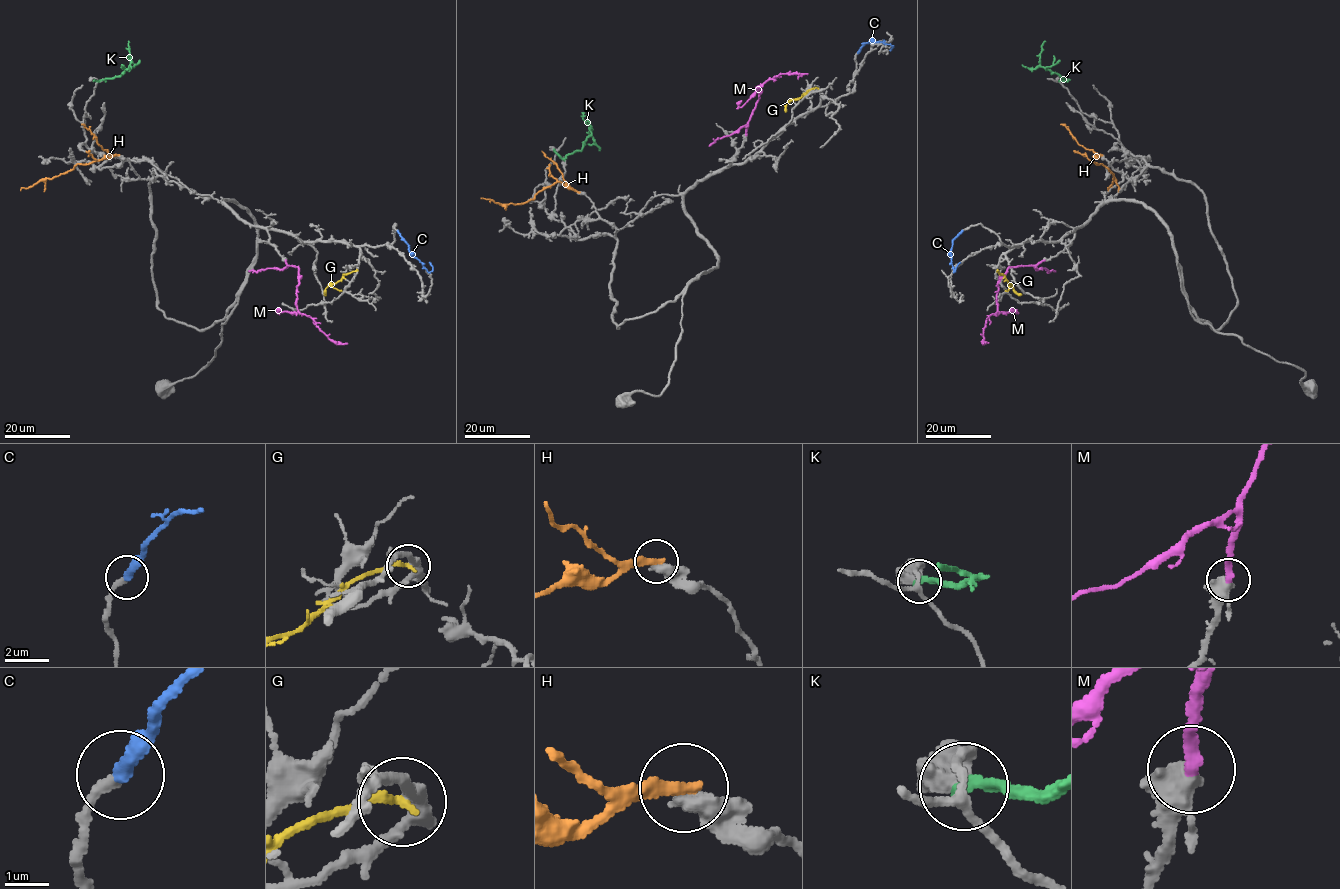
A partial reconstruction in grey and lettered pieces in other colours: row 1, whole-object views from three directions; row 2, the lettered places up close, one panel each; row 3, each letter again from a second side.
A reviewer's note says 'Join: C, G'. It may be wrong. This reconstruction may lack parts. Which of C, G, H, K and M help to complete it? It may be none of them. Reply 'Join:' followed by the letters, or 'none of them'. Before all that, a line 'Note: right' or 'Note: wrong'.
Note: wrong
Join: C, M

